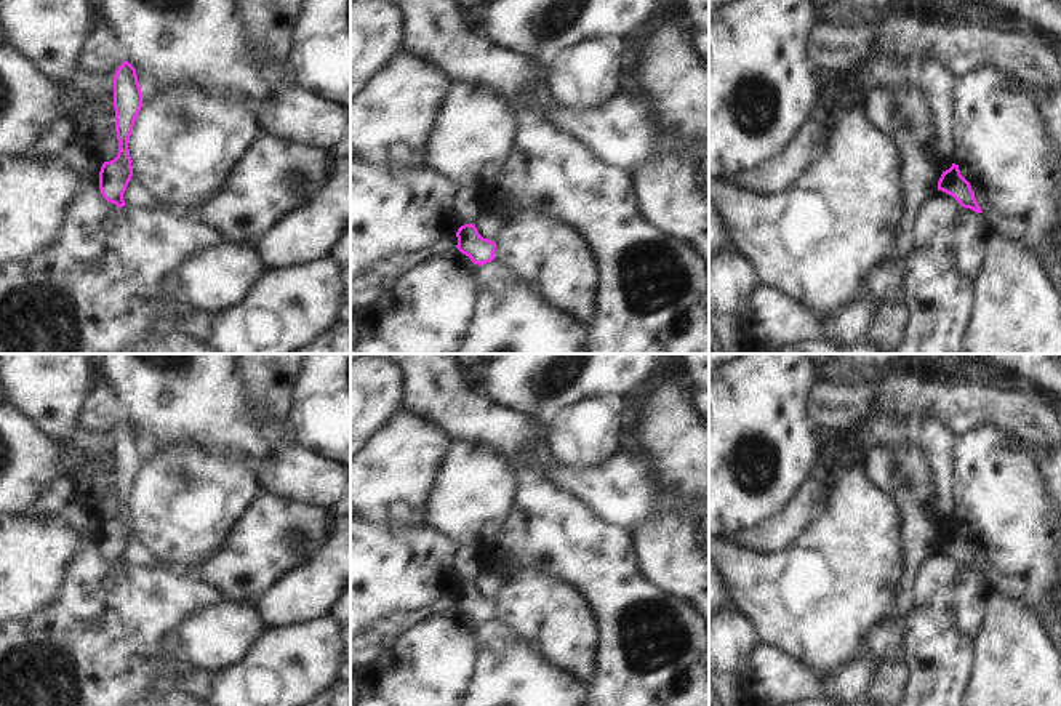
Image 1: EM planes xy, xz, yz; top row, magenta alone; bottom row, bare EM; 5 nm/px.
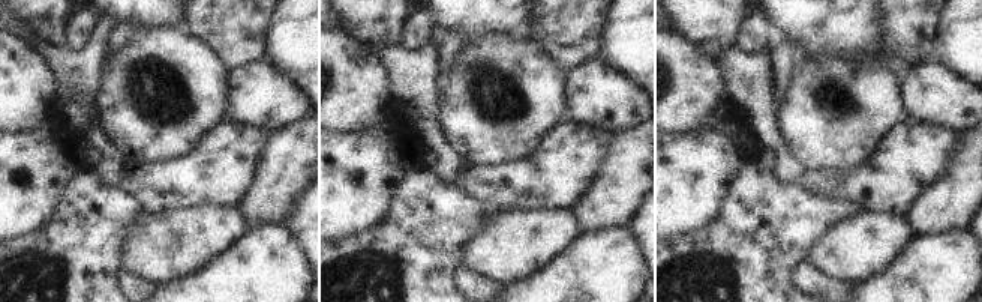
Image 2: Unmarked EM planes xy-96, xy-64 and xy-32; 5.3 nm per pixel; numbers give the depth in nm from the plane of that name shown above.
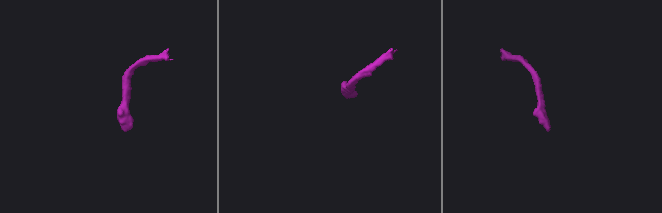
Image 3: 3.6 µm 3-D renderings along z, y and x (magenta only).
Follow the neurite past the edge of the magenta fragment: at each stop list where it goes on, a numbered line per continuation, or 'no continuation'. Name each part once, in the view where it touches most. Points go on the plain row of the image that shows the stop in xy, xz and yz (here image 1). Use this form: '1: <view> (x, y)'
no continuation

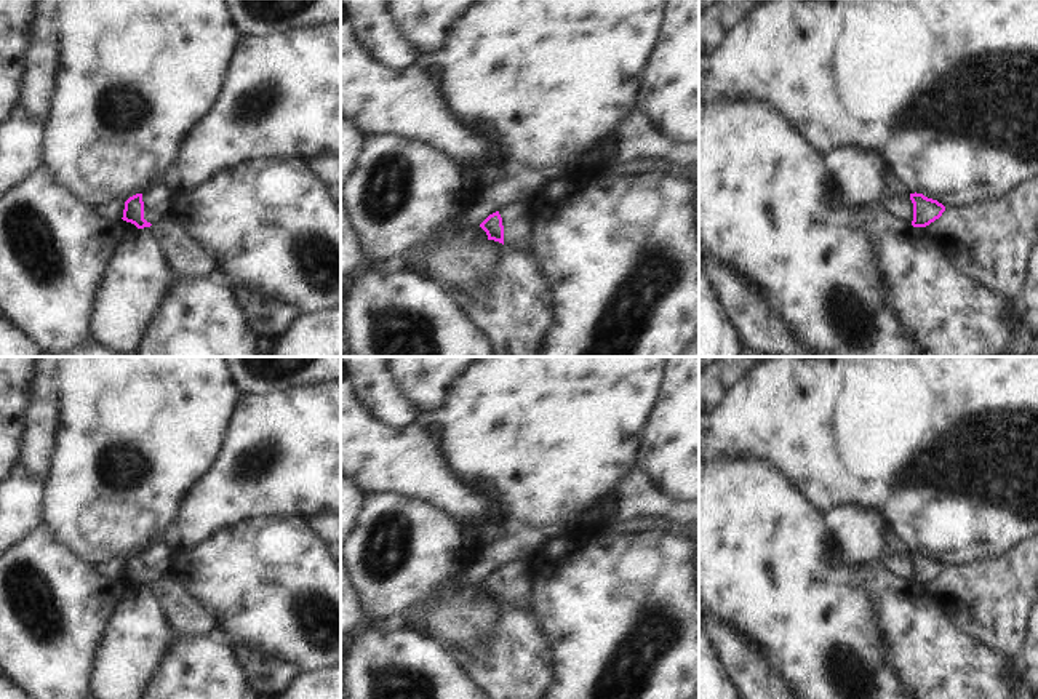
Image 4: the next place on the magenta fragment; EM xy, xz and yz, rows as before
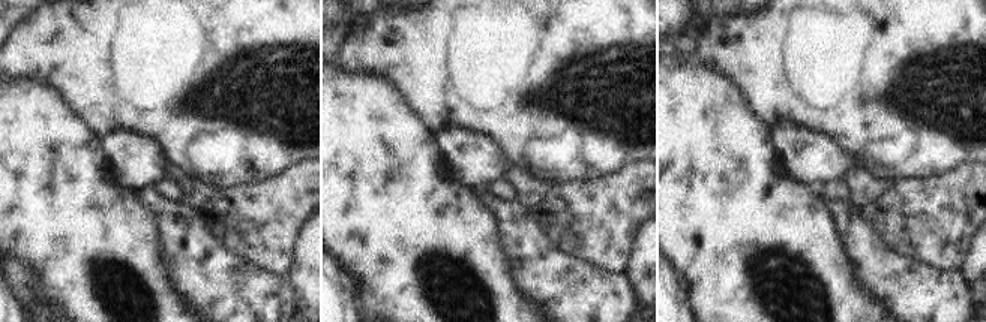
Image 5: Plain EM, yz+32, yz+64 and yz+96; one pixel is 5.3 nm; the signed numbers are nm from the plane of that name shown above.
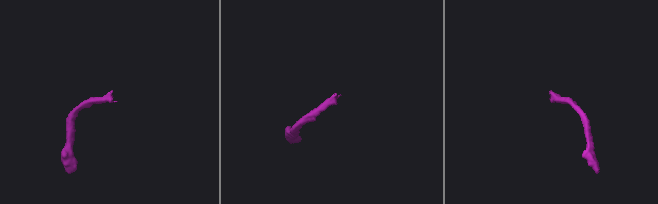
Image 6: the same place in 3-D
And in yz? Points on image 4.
no continuation

